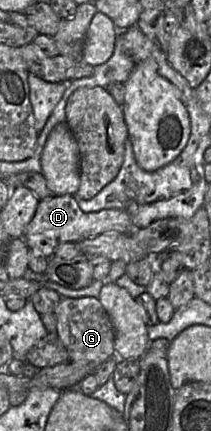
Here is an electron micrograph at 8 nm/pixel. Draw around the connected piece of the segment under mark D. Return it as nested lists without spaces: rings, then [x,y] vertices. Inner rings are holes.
[[[51,195],[39,200],[34,217],[28,224],[23,236],[28,248],[35,255],[45,258],[53,256],[55,249],[65,242],[80,242],[103,233],[132,233],[133,226],[128,213],[121,209],[104,209],[98,212],[85,213],[73,195]]]

